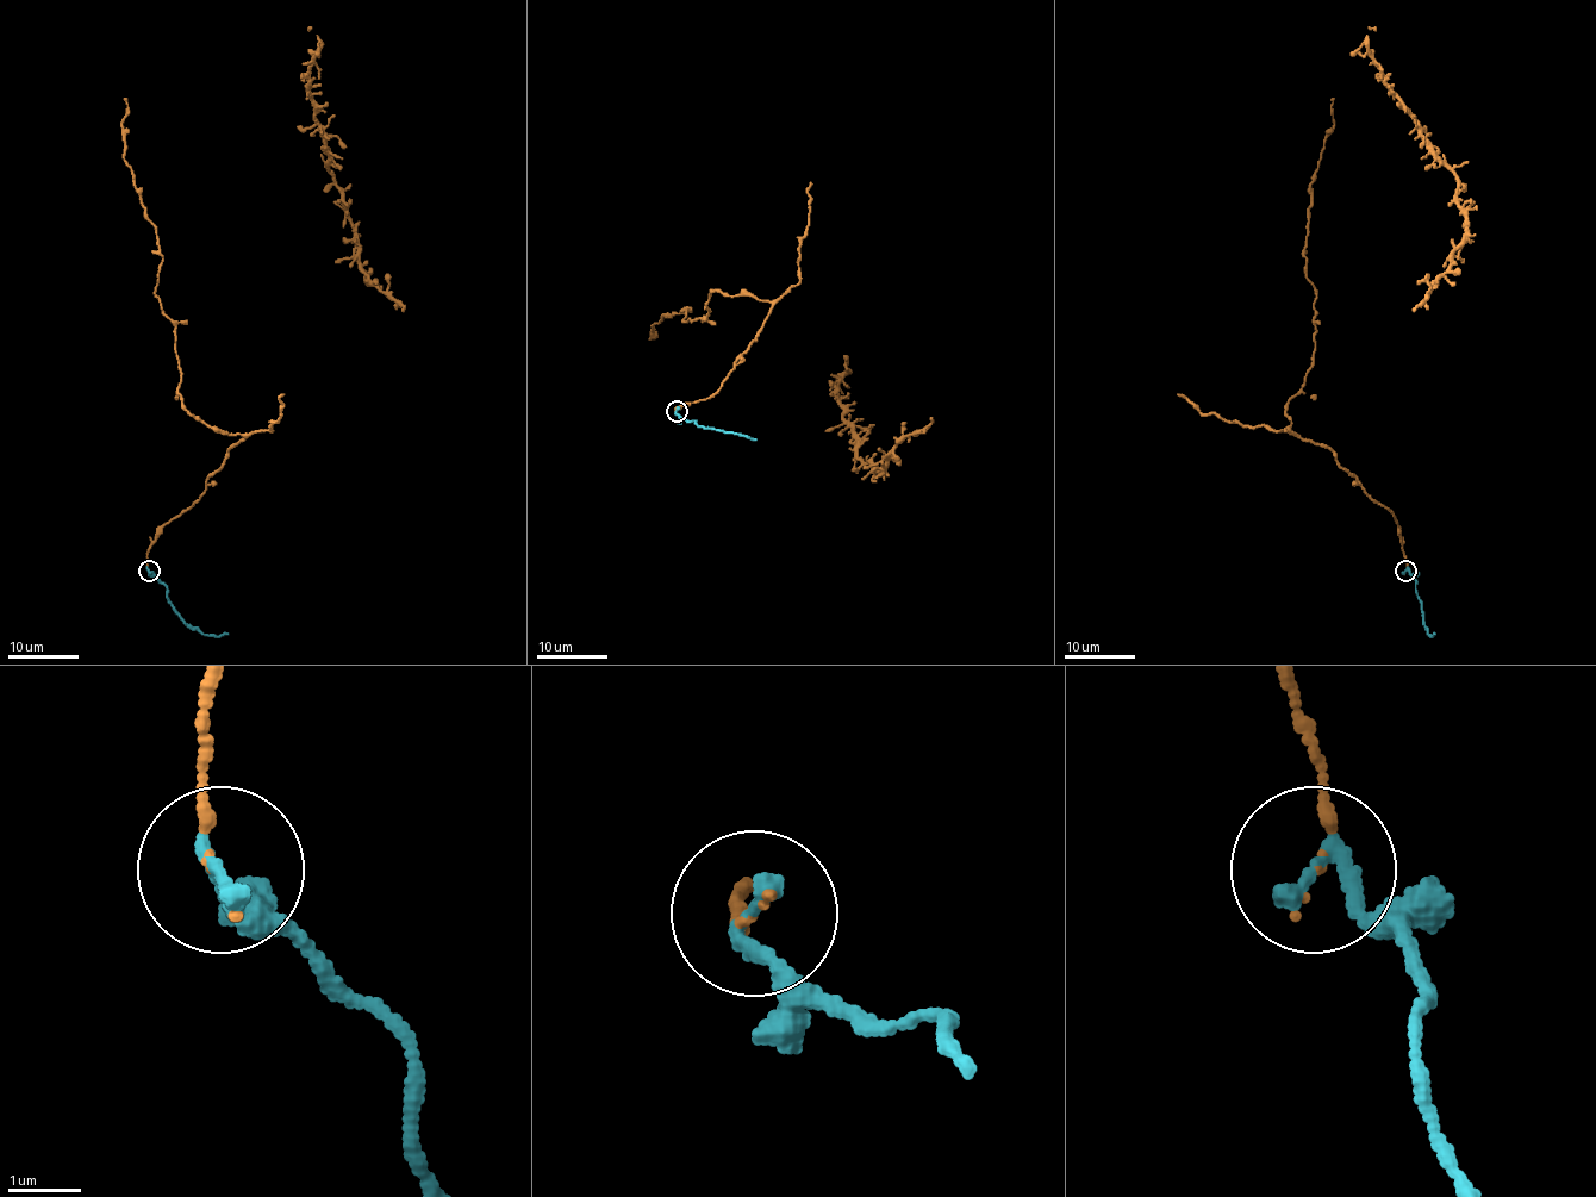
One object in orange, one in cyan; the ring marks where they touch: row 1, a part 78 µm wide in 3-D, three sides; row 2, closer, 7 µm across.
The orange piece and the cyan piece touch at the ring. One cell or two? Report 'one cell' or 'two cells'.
one cell

